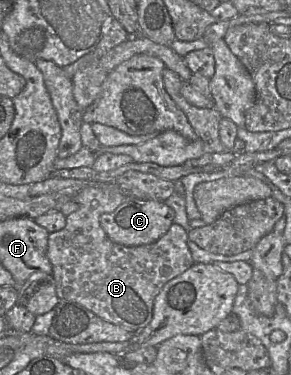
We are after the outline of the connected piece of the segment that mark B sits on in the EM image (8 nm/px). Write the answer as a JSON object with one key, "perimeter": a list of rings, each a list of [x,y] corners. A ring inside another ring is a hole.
{"perimeter":[[[88,185],[80,190],[76,194],[79,208],[66,216],[63,229],[49,233],[46,254],[52,265],[52,278],[60,300],[76,302],[101,319],[136,333],[151,321],[154,299],[162,287],[190,268],[194,261],[187,245],[188,231],[179,224],[172,223],[161,238],[147,245],[128,247],[110,240],[100,225],[100,216],[114,211],[125,200],[126,195],[118,186]]]}

